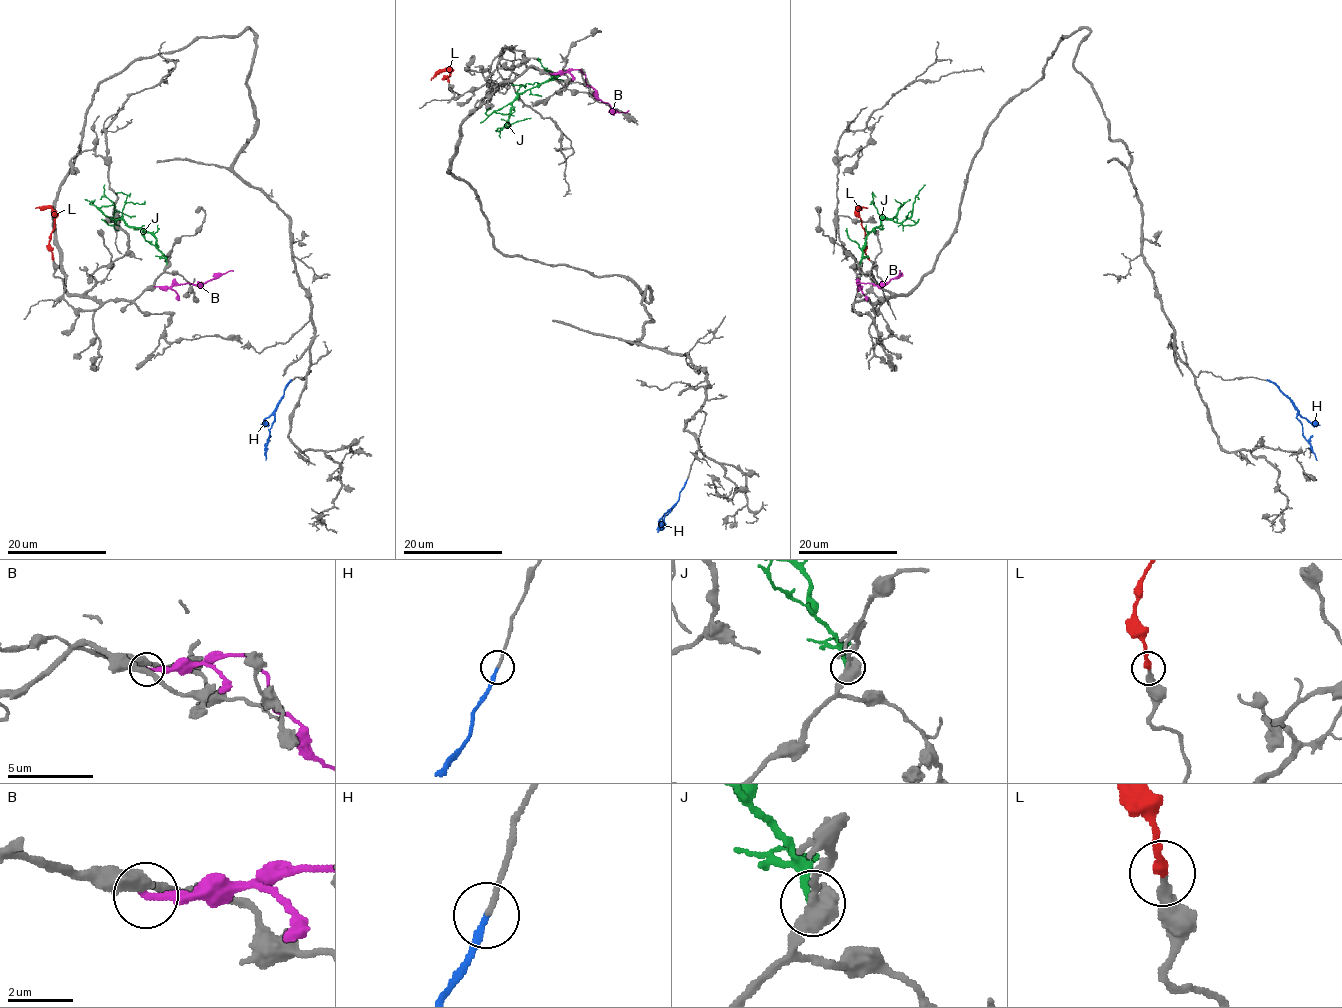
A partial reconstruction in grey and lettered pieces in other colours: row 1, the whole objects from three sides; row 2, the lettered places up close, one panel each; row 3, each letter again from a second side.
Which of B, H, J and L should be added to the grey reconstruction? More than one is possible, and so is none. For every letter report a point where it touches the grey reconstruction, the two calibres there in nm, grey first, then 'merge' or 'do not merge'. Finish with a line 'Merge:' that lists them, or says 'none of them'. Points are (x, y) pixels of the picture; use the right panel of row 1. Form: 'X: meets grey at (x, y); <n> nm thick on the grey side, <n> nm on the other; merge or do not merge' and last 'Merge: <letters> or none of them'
B: meets grey at (861, 287); 340 nm thick on the grey side, 240 nm on the other; do not merge
H: meets grey at (1267, 380); 150 nm thick on the grey side, 200 nm on the other; do not merge
J: meets grey at (860, 264); 480 nm thick on the grey side, 200 nm on the other; do not merge
L: meets grey at (869, 259); 280 nm thick on the grey side, 280 nm on the other; merge
Merge: L

